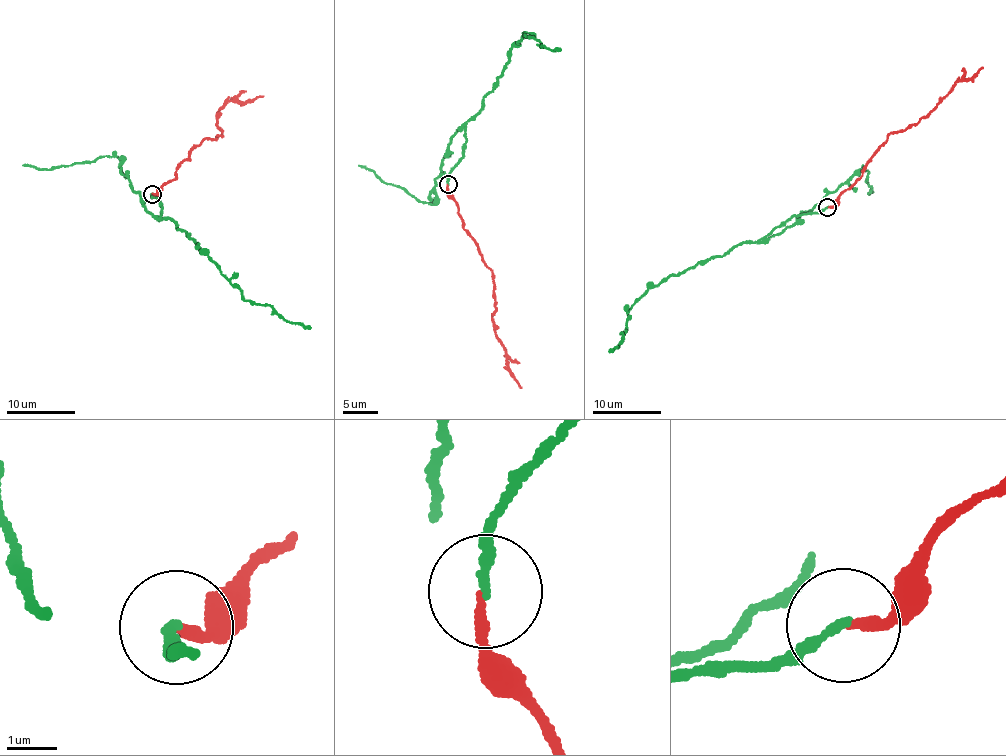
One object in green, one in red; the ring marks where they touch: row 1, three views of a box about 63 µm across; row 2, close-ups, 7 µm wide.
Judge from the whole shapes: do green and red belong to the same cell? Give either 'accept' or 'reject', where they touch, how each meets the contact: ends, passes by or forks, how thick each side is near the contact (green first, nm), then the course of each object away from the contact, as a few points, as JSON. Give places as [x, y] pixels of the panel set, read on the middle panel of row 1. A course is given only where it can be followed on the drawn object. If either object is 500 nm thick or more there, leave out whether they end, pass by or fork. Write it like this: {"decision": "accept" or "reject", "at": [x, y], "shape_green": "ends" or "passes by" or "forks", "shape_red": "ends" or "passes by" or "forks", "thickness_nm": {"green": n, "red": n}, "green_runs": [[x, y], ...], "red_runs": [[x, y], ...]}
{"decision": "reject", "at": [448, 184], "shape_green": "ends", "shape_red": "ends", "thickness_nm": {"green": 200, "red": 180}, "green_runs": [[447, 184], [461, 158], [467, 122], [497, 85], [522, 33], [559, 50]], "red_runs": [[447, 184], [467, 234], [491, 271], [494, 330], [505, 351], [507, 369], [522, 388]]}

